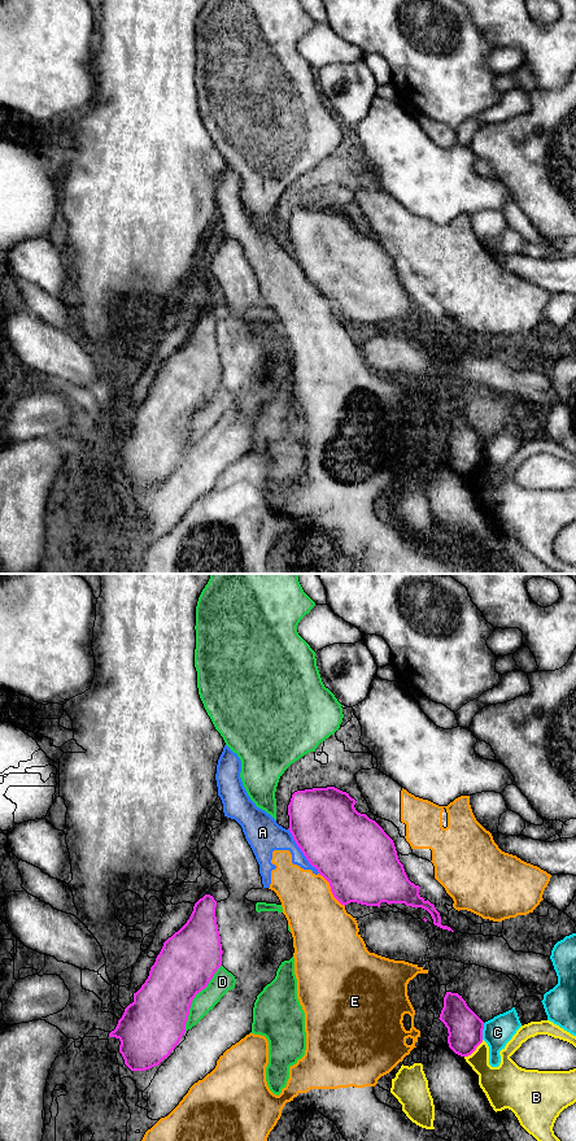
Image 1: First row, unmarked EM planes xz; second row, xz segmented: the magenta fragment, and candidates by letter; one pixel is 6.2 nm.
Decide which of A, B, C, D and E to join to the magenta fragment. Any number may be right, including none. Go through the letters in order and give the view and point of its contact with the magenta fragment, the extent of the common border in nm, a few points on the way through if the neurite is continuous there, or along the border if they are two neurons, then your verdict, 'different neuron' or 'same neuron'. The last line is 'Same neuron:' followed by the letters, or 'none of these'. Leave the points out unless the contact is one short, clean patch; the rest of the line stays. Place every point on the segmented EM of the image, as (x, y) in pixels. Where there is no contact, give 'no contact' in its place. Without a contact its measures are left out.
A: contact xz (301, 850); length 340 nm; different neuron
B: contact xz (474, 1050); length 160 nm; different neuron
C: contact xz (481, 1031); length 110 nm; different neuron
D: contact xz (195, 996); length 460 nm; different neuron
E: contact xz (331, 889); length 260 nm; different neuron
Same neuron: none of these

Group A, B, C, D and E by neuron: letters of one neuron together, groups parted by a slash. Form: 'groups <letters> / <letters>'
groups A E / B / C / D

